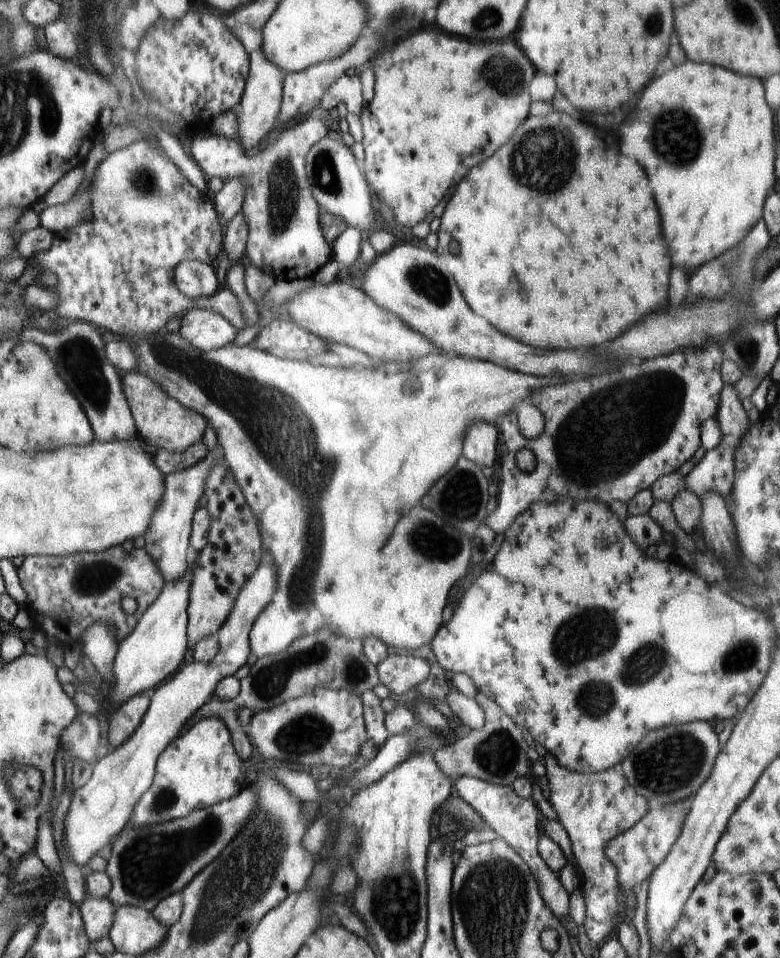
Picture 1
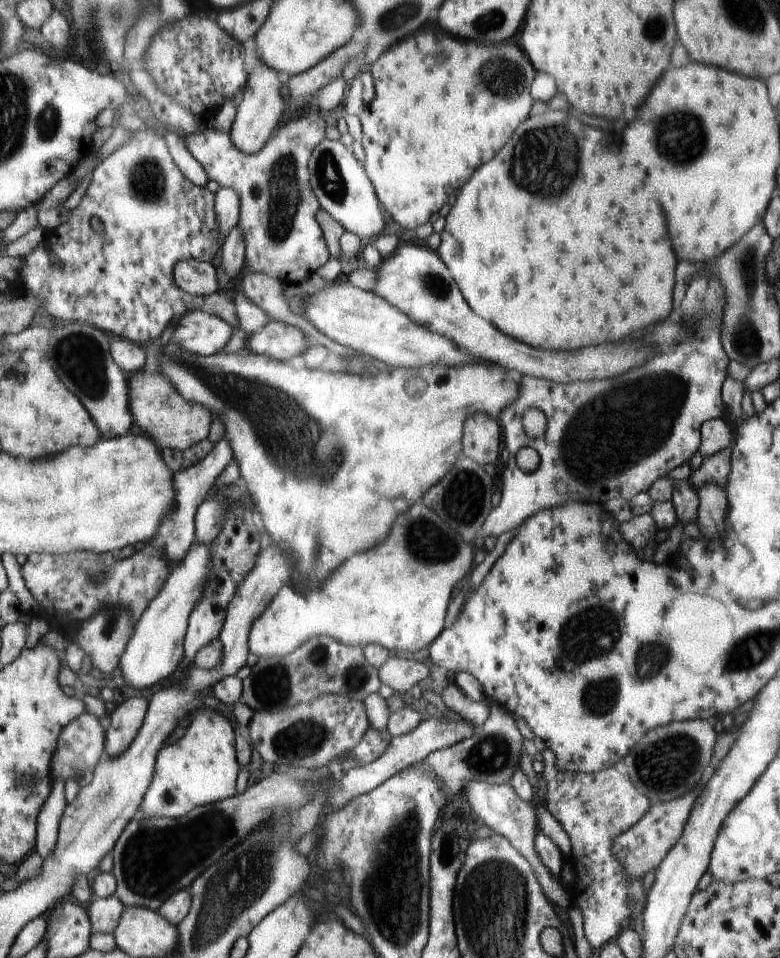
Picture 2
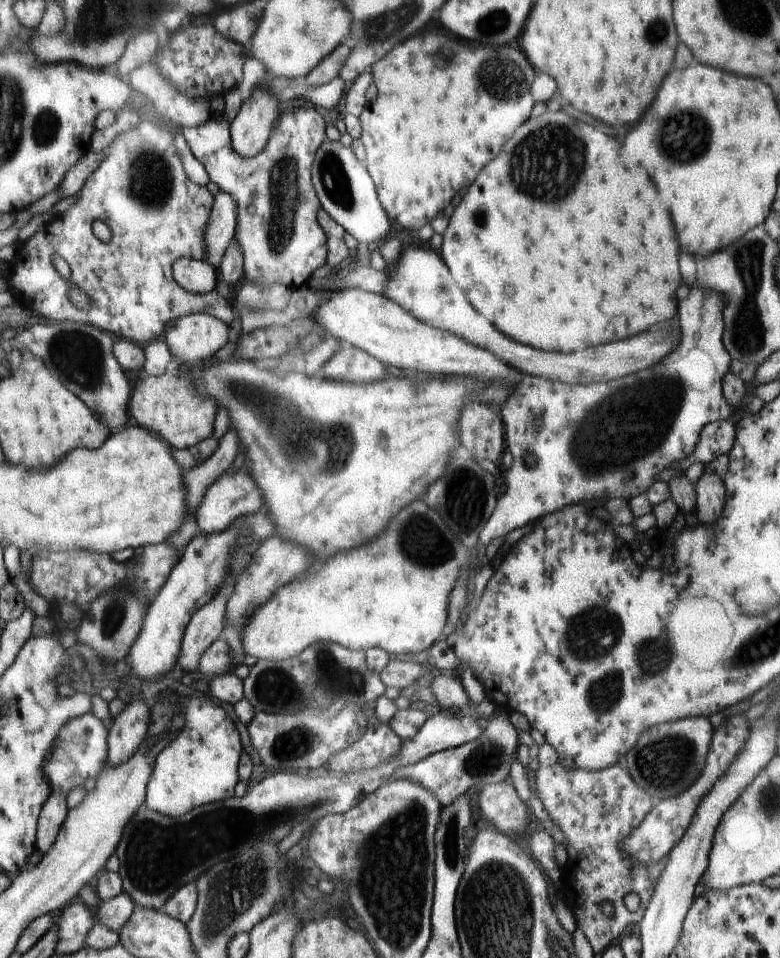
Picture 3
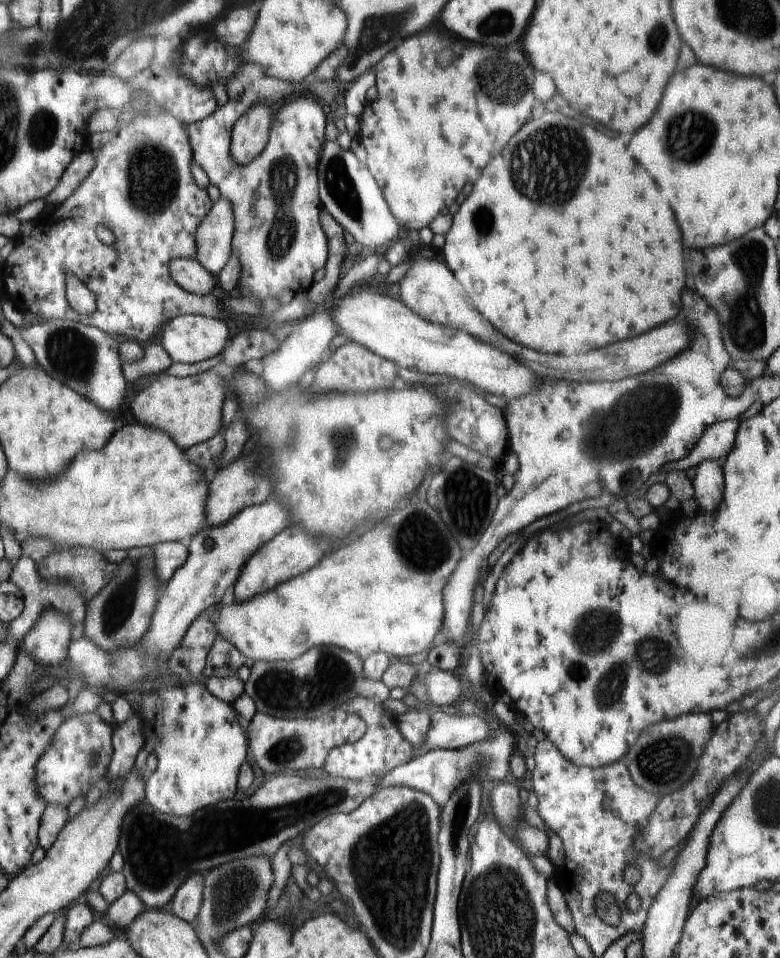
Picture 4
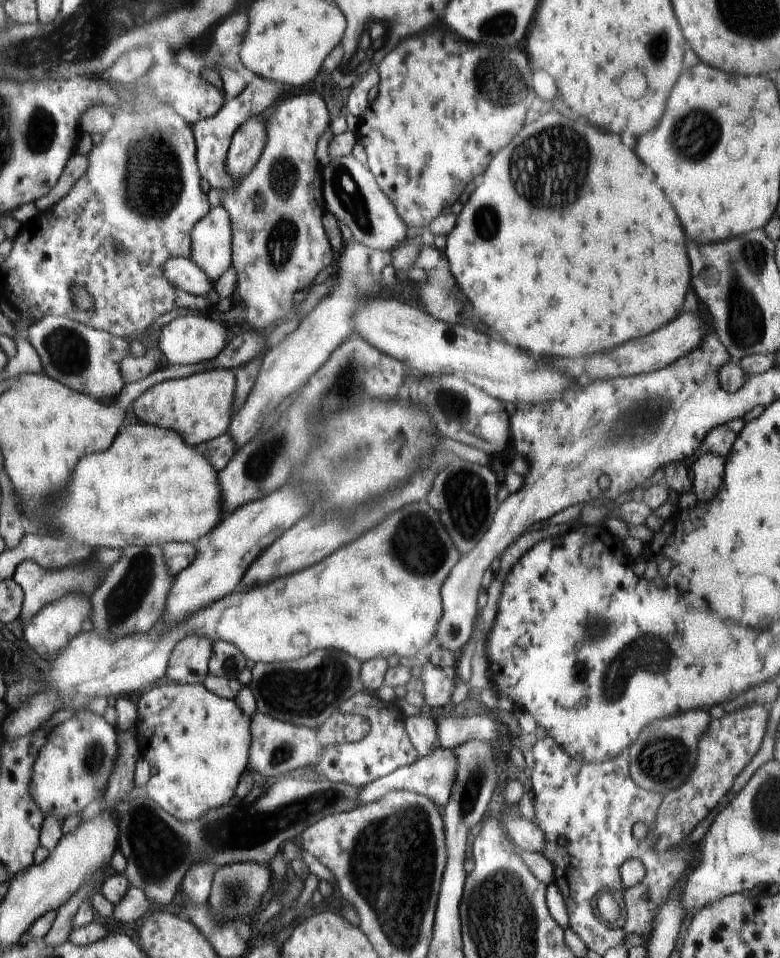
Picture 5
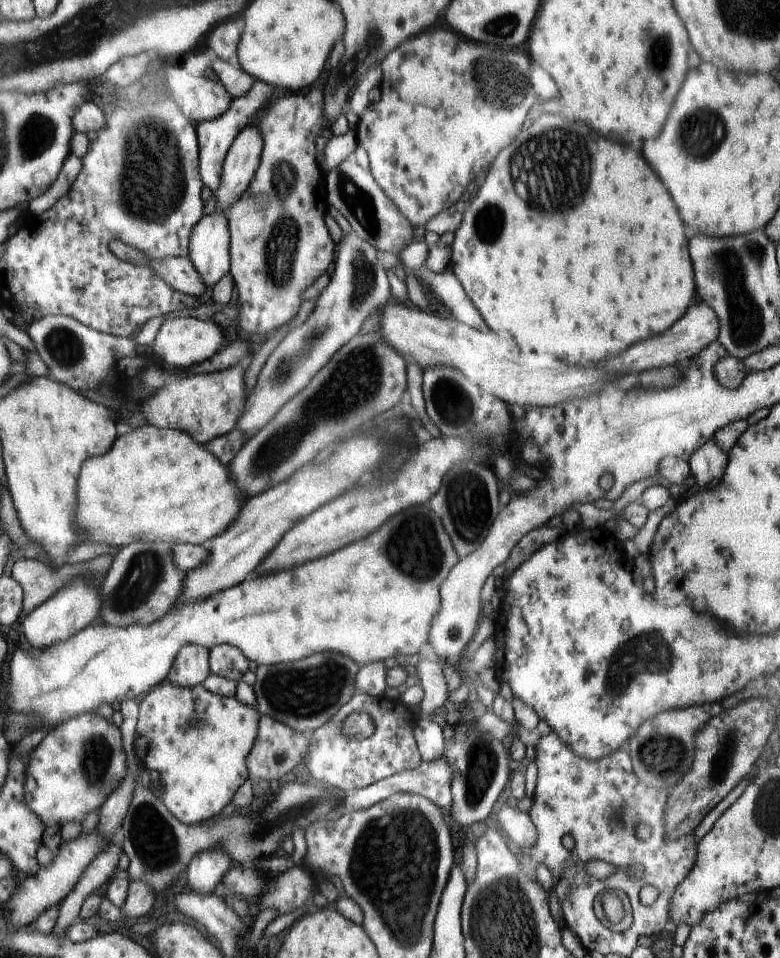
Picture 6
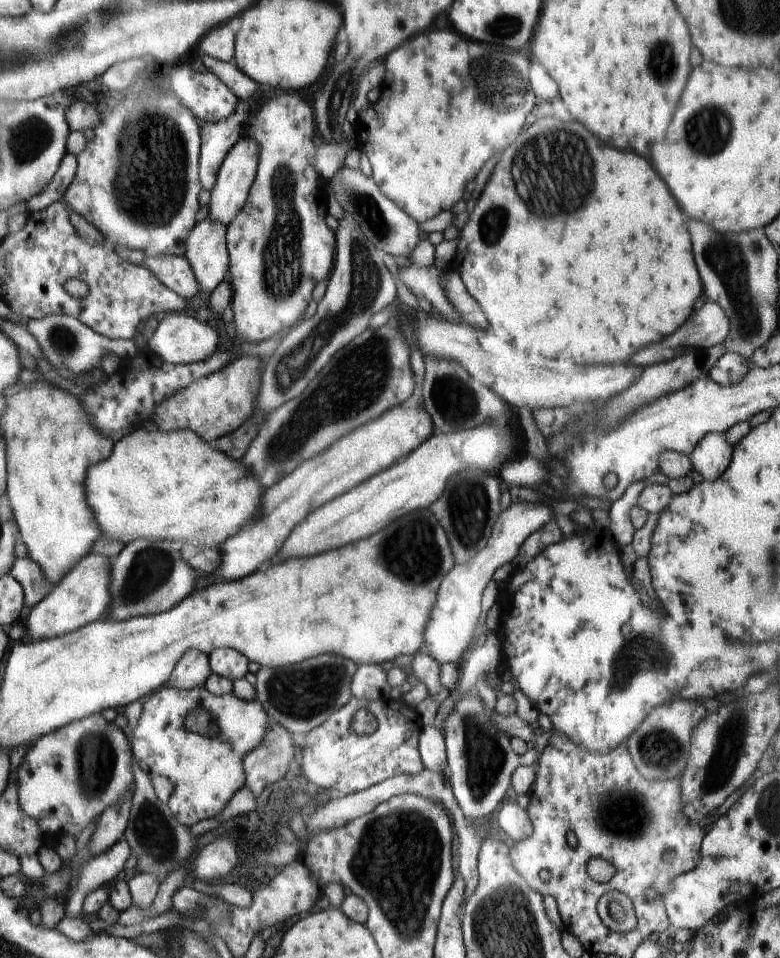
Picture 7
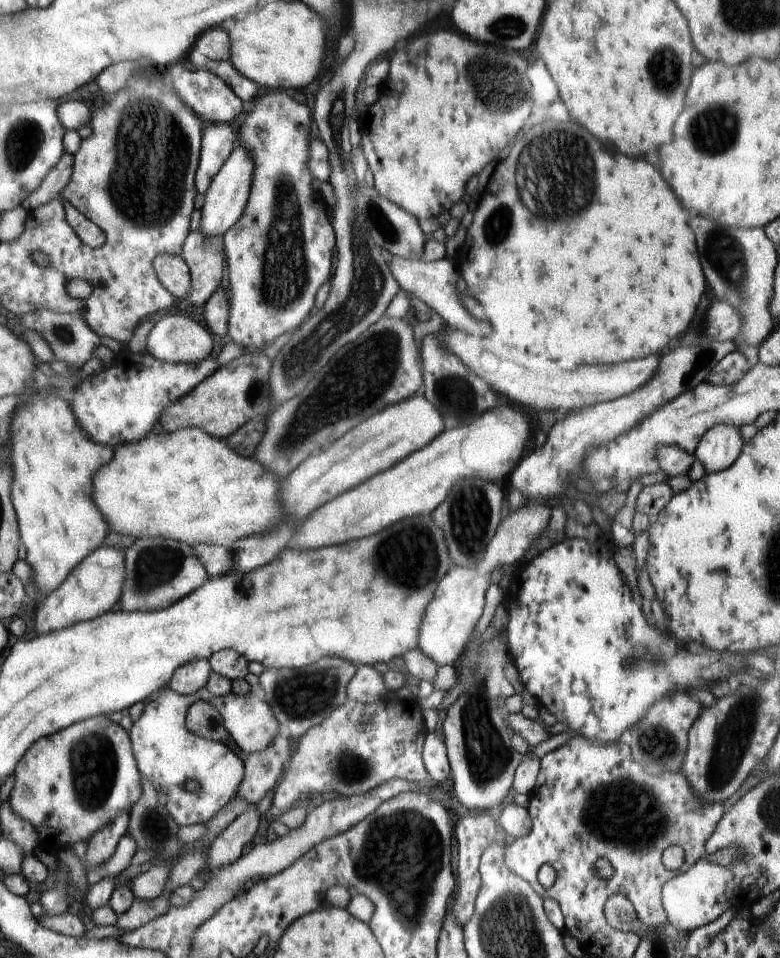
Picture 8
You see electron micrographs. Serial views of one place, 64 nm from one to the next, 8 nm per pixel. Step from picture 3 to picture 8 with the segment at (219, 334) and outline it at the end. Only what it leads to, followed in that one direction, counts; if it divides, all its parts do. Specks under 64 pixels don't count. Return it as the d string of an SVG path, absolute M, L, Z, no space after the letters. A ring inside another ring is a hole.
M168 314L154 323L146 352L169 363L200 362L214 348L212 332L190 317Z

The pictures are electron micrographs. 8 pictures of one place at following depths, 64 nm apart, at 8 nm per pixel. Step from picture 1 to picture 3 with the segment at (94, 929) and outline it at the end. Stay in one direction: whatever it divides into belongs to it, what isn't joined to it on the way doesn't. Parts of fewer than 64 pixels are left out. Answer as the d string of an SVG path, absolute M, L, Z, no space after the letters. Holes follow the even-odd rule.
M120 893L112 900L101 900L100 906L96 908L96 921L103 924L108 930L119 933L122 926L128 922L129 916L134 912L134 902L128 894Z

